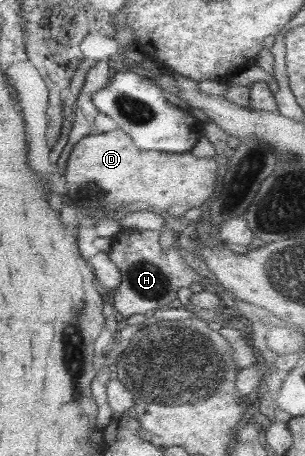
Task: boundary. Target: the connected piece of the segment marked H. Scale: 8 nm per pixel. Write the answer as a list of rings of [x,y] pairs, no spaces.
[[[136,229],[132,232],[131,230],[124,230],[110,237],[110,249],[107,254],[109,260],[118,268],[121,280],[115,287],[109,309],[110,314],[115,315],[121,323],[131,315],[147,315],[154,310],[165,308],[165,305],[176,297],[179,287],[188,288],[191,283],[202,283],[198,274],[193,269],[188,268],[188,264],[179,256],[176,244],[169,247],[166,252],[160,250],[162,248],[158,244],[159,234],[160,232],[156,230]]]

